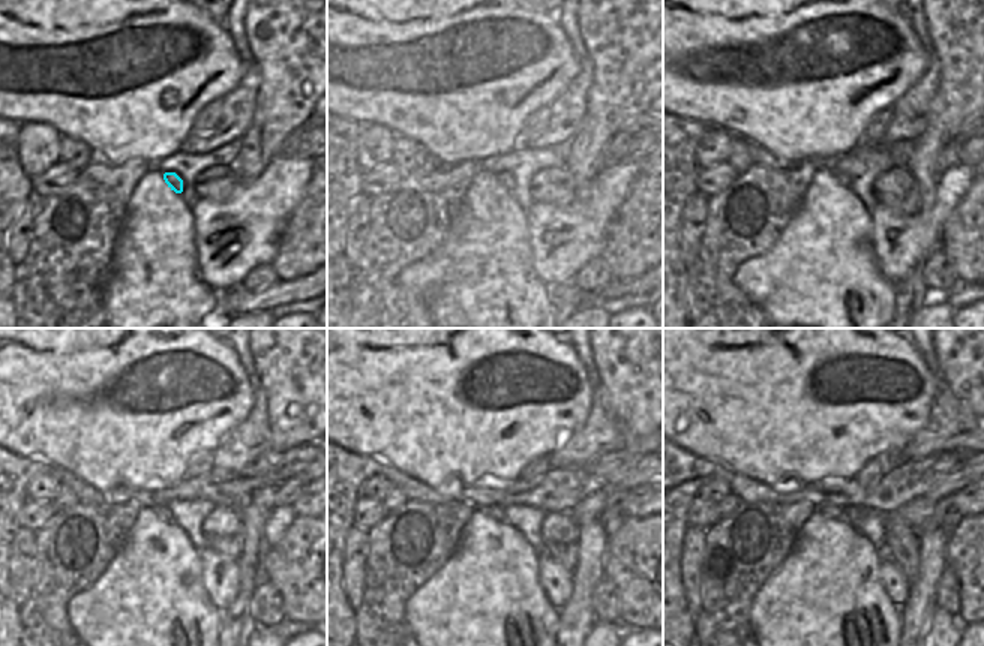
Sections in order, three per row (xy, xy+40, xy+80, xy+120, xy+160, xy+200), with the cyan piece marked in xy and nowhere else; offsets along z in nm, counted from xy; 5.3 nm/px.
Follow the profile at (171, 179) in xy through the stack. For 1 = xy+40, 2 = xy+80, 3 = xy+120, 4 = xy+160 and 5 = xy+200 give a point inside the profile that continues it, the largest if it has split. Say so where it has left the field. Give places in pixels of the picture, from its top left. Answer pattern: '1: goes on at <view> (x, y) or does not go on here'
1: goes on at xy+40 (506, 179)
2: goes on at xy+80 (842, 179)
3: goes on at xy+120 (162, 513)
4: goes on at xy+160 (495, 511)
5: goes on at xy+200 (833, 511)

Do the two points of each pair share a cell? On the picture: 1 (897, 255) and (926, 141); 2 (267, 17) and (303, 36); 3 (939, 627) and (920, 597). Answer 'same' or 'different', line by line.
1: different
2: same
3: different

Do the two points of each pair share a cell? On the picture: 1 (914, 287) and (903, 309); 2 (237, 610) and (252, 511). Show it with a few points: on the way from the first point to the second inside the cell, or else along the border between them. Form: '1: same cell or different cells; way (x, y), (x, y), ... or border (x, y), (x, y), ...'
1: same cell; way (909, 293), (906, 303)
2: same cell; way (248, 586), (252, 535)

